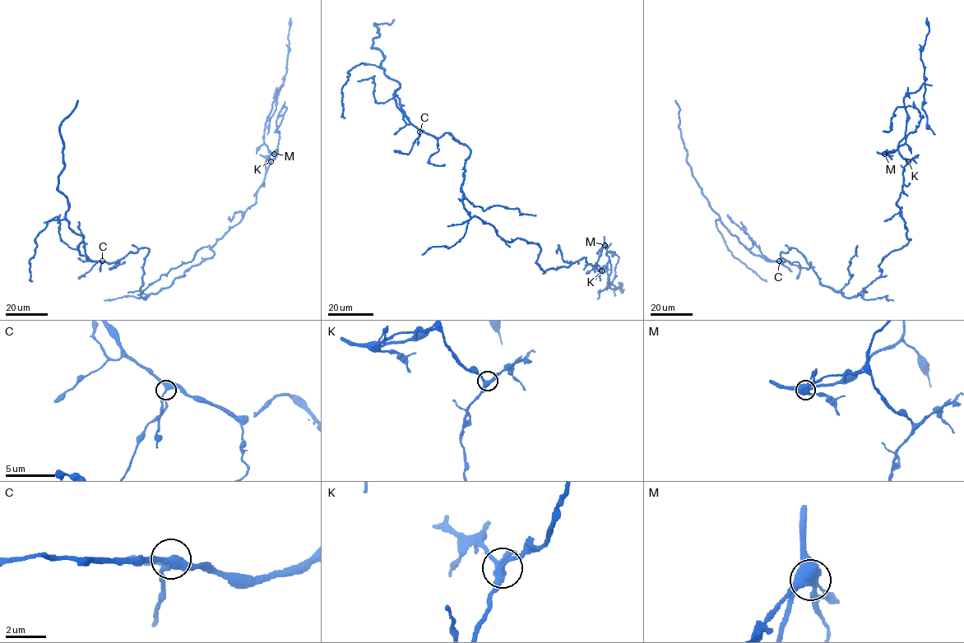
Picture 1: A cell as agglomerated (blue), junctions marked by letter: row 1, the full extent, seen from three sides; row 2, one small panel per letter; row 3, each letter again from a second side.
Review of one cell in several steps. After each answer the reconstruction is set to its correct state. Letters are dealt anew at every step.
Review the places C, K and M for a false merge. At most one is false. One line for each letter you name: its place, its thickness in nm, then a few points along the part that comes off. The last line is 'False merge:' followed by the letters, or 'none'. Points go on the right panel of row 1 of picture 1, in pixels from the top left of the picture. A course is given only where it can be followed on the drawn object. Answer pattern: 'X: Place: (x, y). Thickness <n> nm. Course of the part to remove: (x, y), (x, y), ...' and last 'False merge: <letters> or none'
M: Place: (884, 154). Thickness 480 nm. Course of the part to remove: (884, 154), (893, 152), (906, 141), (904, 98), (916, 91), (924, 80), (920, 53), (929, 31), (927, 18)
False merge: M

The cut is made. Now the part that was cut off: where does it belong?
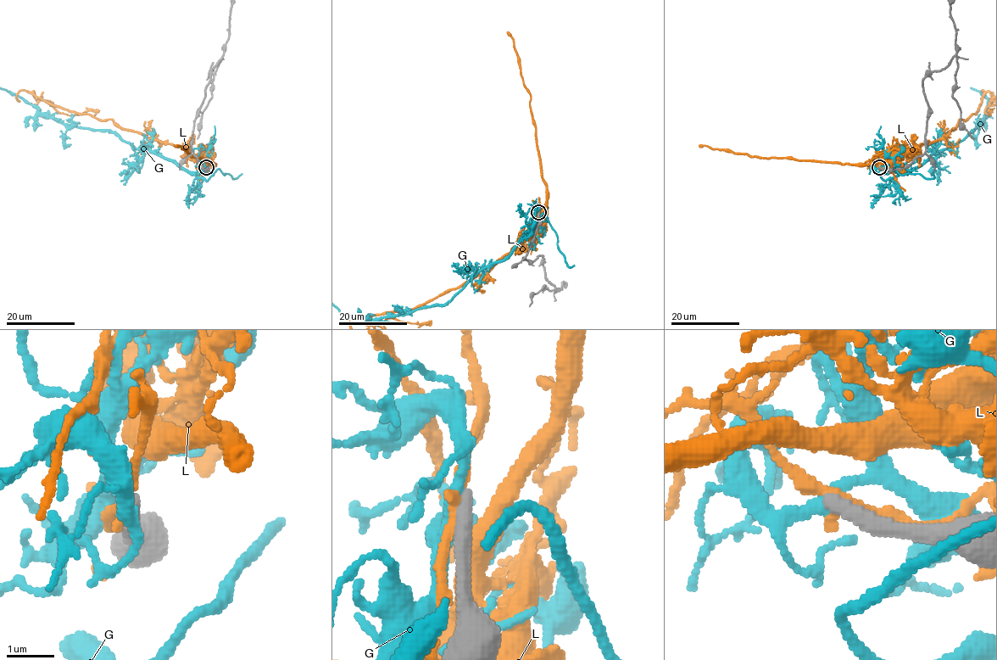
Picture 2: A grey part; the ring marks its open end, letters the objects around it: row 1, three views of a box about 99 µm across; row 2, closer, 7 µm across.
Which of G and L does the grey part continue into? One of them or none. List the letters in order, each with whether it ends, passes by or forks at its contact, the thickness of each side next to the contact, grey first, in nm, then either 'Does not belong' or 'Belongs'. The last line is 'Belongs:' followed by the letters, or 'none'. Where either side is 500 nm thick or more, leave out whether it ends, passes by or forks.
G: It passes by. Thickness 360 nm (grey) against 240 nm. Does not belong
L: It forks there. Thickness 420 nm (grey) against 200 nm. Does not belong
Belongs: none

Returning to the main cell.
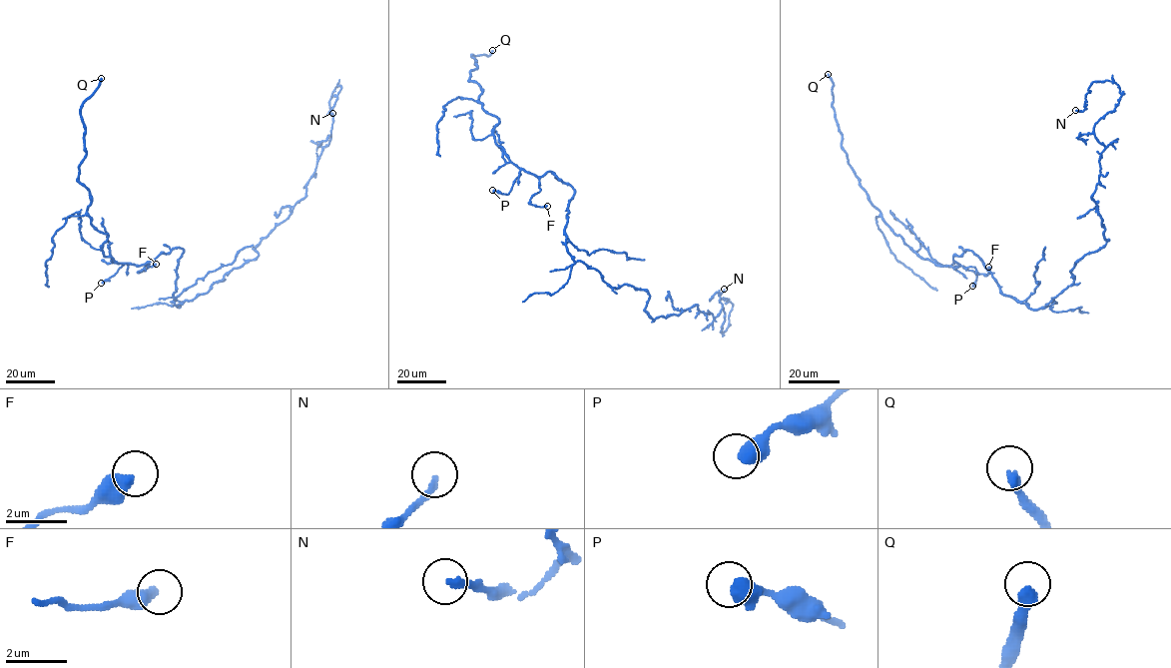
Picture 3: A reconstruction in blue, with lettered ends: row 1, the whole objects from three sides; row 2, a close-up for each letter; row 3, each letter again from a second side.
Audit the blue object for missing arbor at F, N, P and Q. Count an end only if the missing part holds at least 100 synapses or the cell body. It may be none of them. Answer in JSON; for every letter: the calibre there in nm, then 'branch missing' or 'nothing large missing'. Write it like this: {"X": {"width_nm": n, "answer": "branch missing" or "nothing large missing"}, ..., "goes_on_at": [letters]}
{"F": {"width_nm": 440, "answer": "nothing large missing"}, "N": {"width_nm": 200, "answer": "nothing large missing"}, "P": {"width_nm": 550, "answer": "nothing large missing"}, "Q": {"width_nm": 320, "answer": "branch missing"}, "goes_on_at": ["Q"]}

